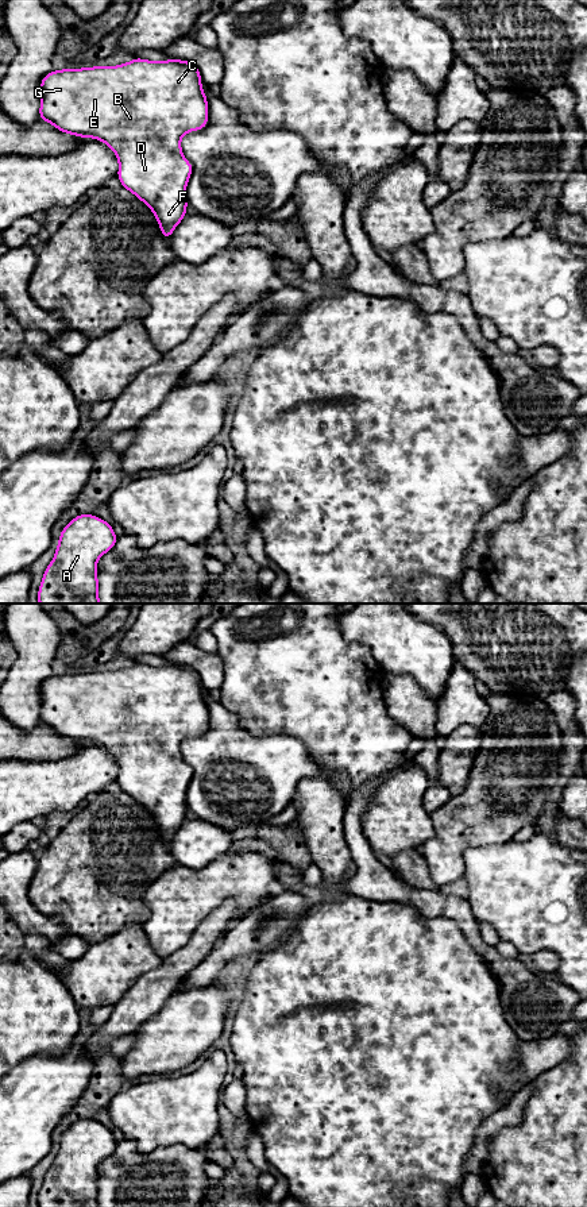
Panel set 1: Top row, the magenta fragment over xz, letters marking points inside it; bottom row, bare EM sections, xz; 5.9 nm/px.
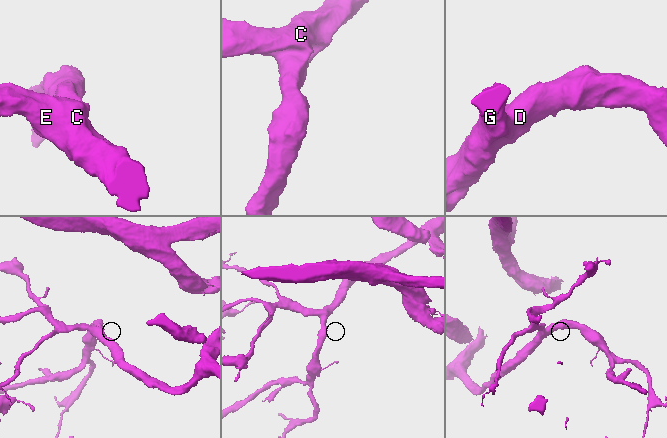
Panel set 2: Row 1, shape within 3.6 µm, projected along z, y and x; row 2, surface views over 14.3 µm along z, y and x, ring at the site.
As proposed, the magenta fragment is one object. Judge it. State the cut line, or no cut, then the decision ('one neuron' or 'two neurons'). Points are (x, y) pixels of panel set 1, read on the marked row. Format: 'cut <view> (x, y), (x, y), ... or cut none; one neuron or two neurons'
cut none; one neuron

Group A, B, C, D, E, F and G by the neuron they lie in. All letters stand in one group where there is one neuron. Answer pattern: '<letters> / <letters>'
A B C D E F G

